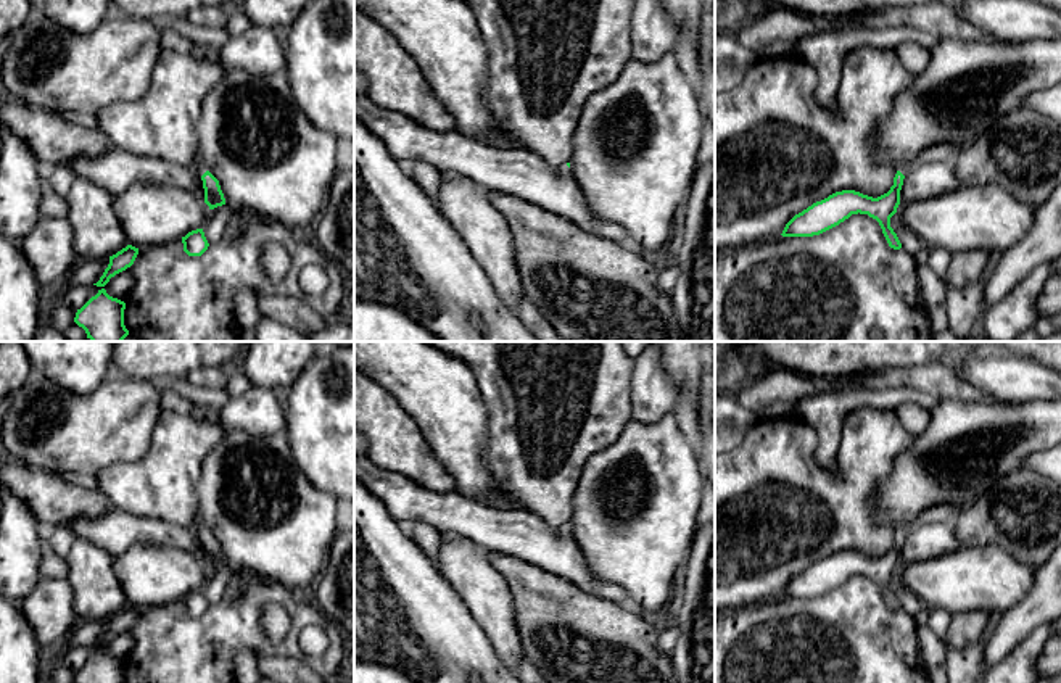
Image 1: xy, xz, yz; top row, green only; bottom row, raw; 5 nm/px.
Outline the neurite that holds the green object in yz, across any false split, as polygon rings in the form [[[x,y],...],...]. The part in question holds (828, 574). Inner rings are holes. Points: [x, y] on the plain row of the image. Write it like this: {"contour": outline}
{"contour": [[[937,504],[926,509],[914,520],[906,520],[894,538],[890,551],[877,559],[863,556],[855,551],[842,551],[829,556],[828,559],[813,564],[802,573],[795,575],[784,588],[782,598],[813,598],[819,596],[852,575],[868,575],[876,580],[890,609],[900,611],[902,604],[890,588],[890,578],[897,573],[900,565],[900,551],[905,536],[924,522],[943,522],[953,525],[961,509],[953,504]]]}

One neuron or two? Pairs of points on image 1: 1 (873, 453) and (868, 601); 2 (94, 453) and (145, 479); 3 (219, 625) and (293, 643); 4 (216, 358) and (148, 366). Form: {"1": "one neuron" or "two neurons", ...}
{"1": "two neurons", "2": "two neurons", "3": "one neuron", "4": "one neuron"}

